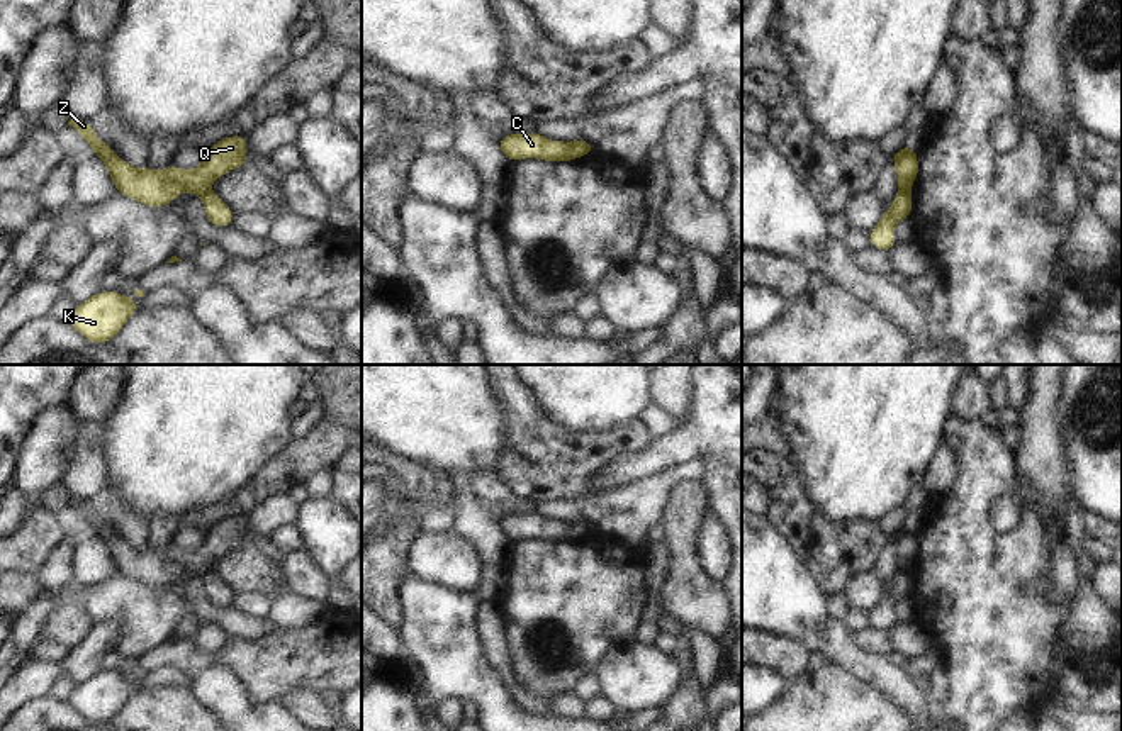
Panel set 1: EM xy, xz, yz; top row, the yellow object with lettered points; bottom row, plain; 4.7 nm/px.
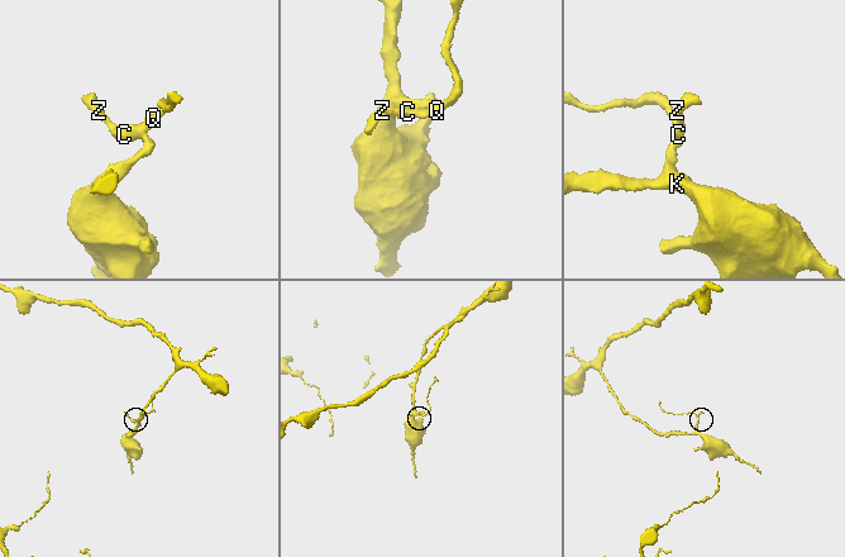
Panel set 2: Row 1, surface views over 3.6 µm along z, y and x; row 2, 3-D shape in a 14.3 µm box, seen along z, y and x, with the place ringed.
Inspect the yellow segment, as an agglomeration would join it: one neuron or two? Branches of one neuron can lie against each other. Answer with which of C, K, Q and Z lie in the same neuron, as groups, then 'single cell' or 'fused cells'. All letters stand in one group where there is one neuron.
C Q Z / K; fused cells

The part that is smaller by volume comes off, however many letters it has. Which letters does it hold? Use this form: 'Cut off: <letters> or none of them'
Cut off: C, Q, Z

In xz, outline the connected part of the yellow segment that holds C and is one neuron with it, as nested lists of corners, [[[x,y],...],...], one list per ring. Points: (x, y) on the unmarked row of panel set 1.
[[[536,511],[530,514],[508,514],[497,521],[501,533],[509,541],[521,541],[525,538],[536,538],[541,541],[574,541],[589,534],[589,524],[584,519],[572,522],[550,521]]]

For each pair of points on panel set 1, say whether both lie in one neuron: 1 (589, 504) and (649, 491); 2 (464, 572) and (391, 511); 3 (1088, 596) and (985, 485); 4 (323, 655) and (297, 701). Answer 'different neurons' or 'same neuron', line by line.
1: same neuron
2: different neurons
3: different neurons
4: different neurons

